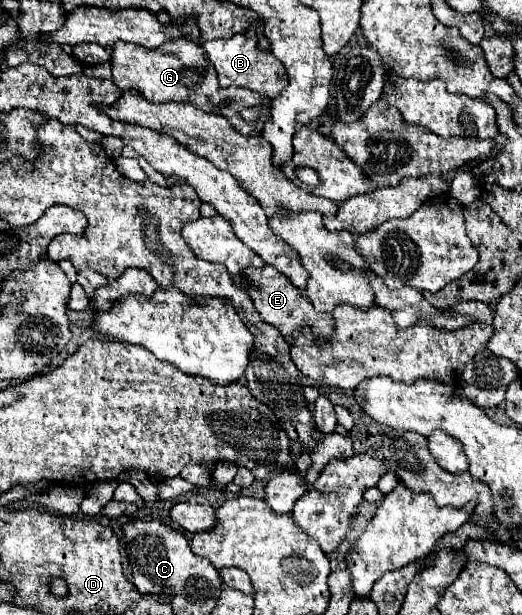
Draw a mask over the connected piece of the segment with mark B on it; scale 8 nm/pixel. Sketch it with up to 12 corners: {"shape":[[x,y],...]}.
{"shape":[[256,35],[214,39],[202,49],[220,87],[274,99],[284,65],[258,51]]}

